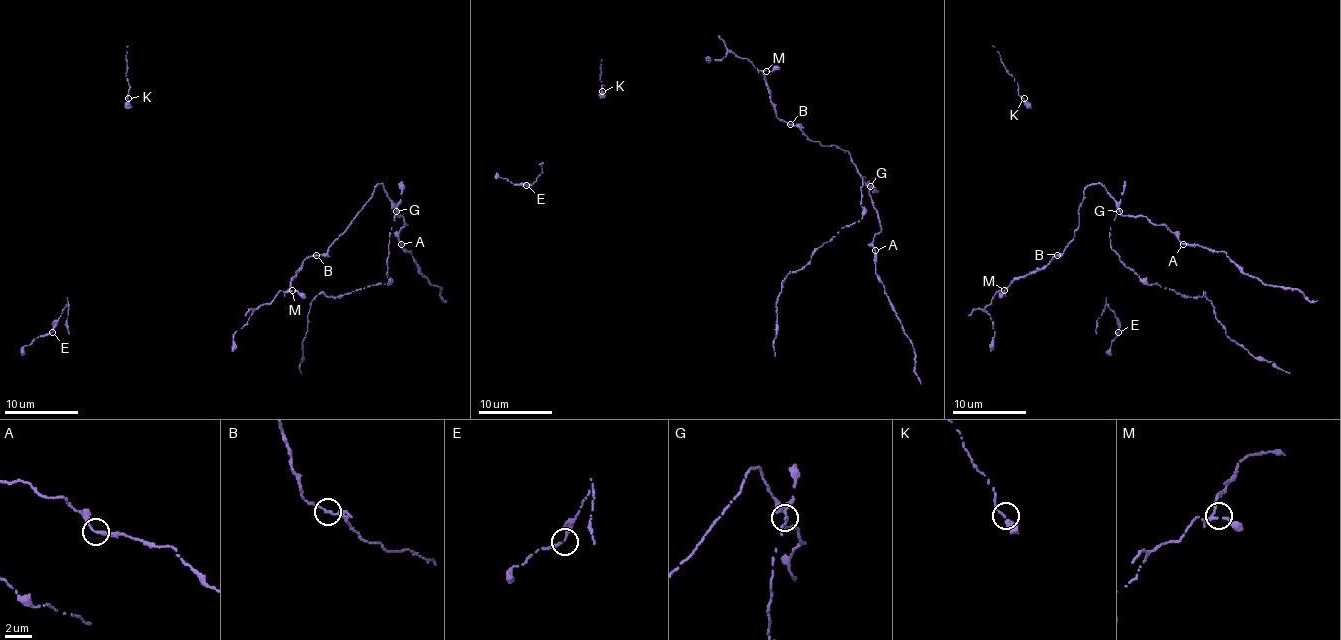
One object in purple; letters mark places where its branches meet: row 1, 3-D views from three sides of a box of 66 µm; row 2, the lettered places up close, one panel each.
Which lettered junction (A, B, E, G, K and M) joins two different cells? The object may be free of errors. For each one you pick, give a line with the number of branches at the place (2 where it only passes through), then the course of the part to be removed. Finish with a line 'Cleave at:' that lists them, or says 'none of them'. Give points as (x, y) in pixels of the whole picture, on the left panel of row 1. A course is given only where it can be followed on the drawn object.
G: 4 | (395, 210), (386, 264), (388, 284), (344, 295), (316, 295), (307, 319), (301, 373)
Cleave at: G

